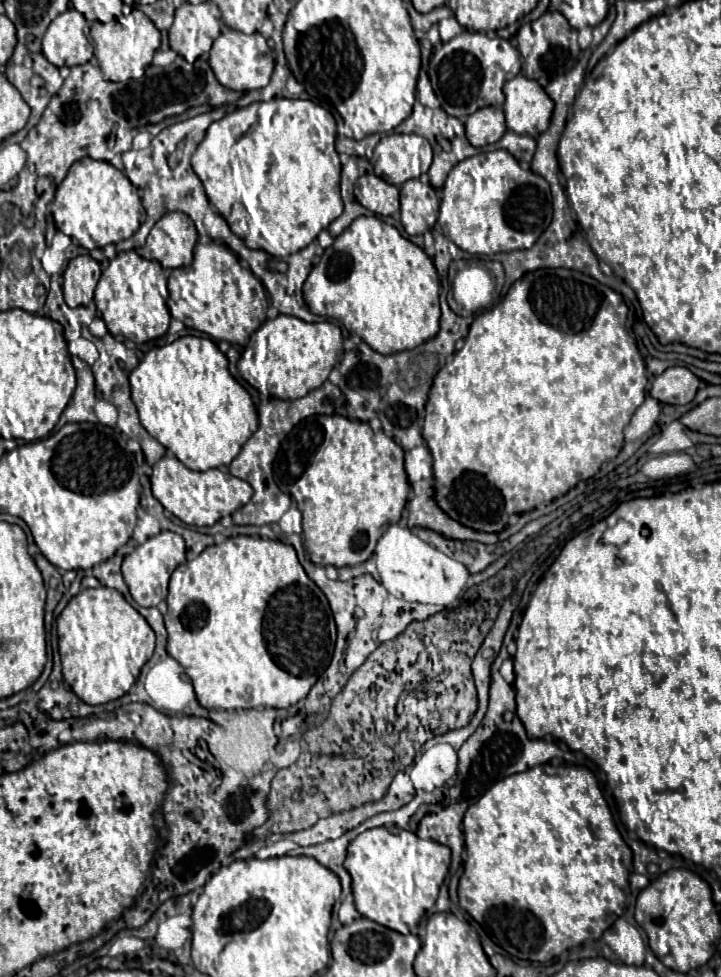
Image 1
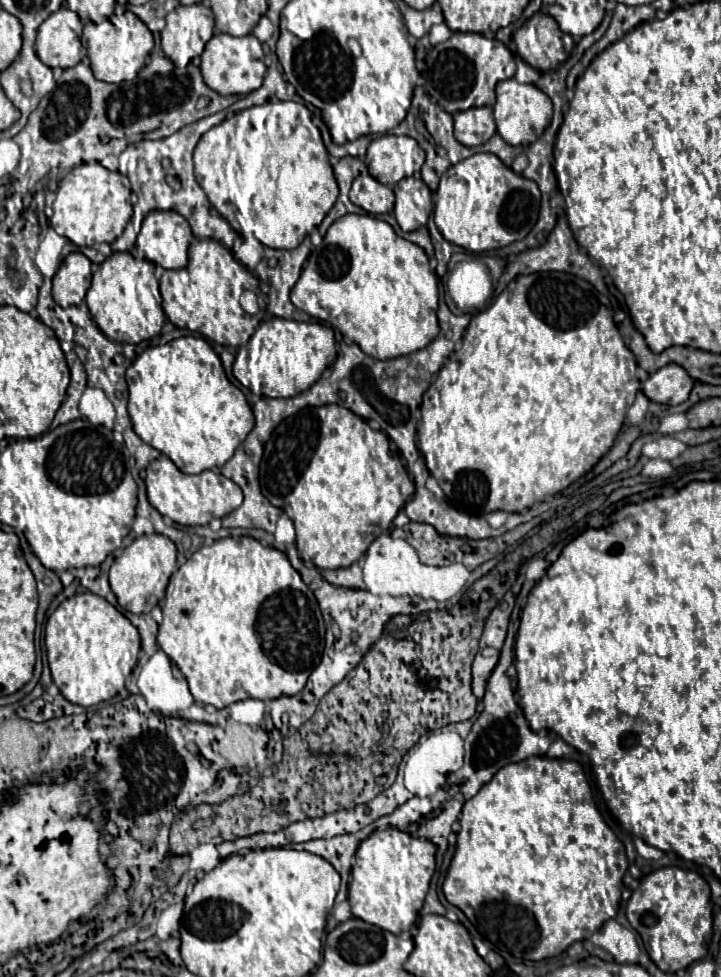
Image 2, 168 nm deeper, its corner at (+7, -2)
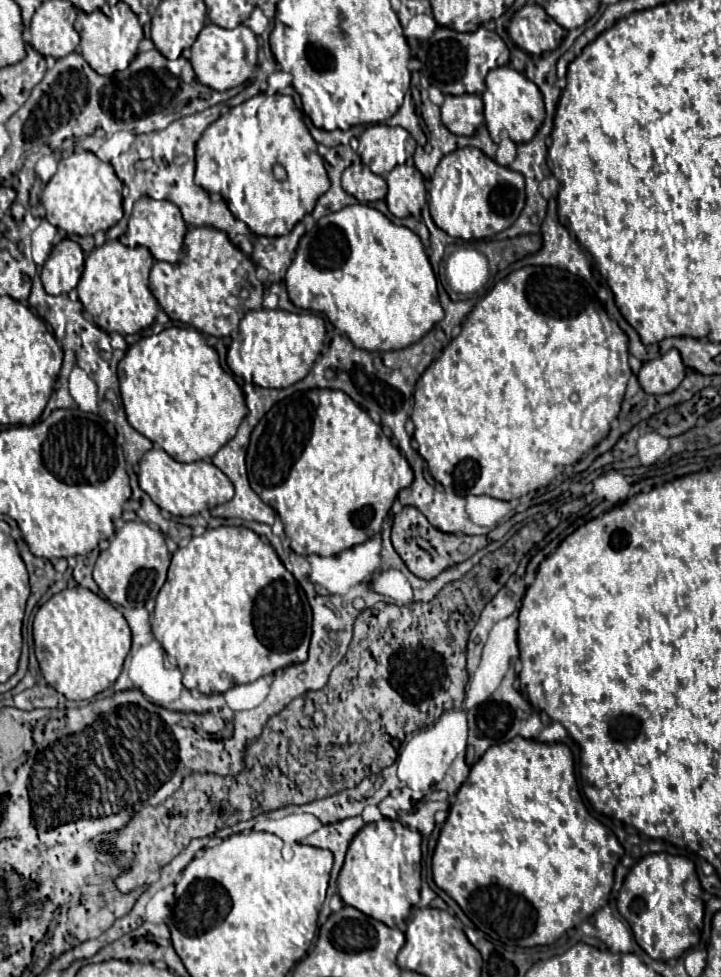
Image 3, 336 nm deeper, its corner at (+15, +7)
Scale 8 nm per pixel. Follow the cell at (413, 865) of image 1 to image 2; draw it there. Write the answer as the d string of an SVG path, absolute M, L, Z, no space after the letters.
M397 828L375 830L367 836L355 852L355 864L351 870L349 904L353 916L393 934L409 930L423 908L435 872L435 852L437 848L433 842L413 838Z

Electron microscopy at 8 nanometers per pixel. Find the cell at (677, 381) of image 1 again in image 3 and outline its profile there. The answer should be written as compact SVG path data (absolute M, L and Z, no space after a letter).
M677 349L667 351L665 355L643 363L641 371L637 373L639 385L645 393L651 395L665 395L677 389L677 385L685 377L685 365Z

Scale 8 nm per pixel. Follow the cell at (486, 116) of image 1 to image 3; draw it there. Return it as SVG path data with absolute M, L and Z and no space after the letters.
M445 95L441 121L455 135L473 135L483 123L483 101L479 95Z

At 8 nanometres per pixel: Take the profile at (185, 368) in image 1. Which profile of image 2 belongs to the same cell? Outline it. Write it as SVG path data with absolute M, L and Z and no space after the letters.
M183 336L163 346L147 348L125 374L129 386L129 416L137 436L171 458L185 474L199 474L203 470L221 468L235 452L235 448L253 430L253 412L245 394L235 388L223 372L215 350L199 336Z

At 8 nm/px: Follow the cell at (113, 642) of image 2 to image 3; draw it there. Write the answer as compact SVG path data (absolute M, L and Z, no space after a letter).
M85 587L65 589L39 607L33 619L35 657L45 681L71 701L91 699L121 673L131 649L131 629L121 613Z

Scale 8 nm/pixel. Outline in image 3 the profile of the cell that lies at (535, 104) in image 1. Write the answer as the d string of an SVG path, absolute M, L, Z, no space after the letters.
M509 65L497 67L487 75L487 89L481 97L485 103L485 125L495 143L501 141L499 133L503 129L509 133L513 143L527 143L533 139L533 135L543 125L545 107L543 107L541 91L531 79L527 79L523 73L517 73Z

